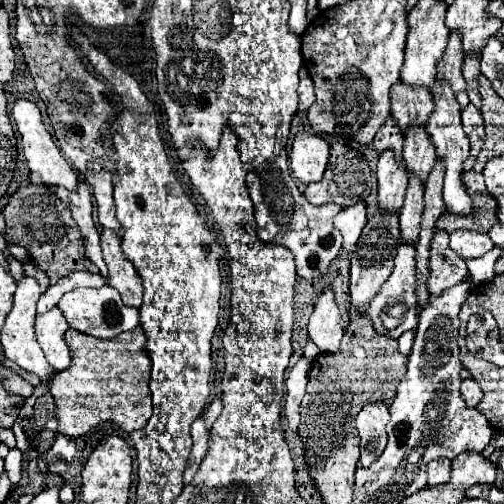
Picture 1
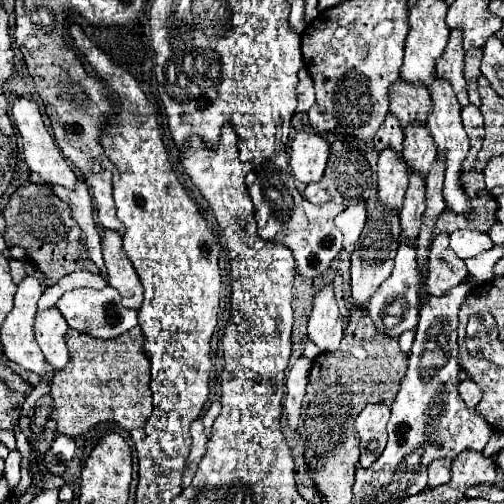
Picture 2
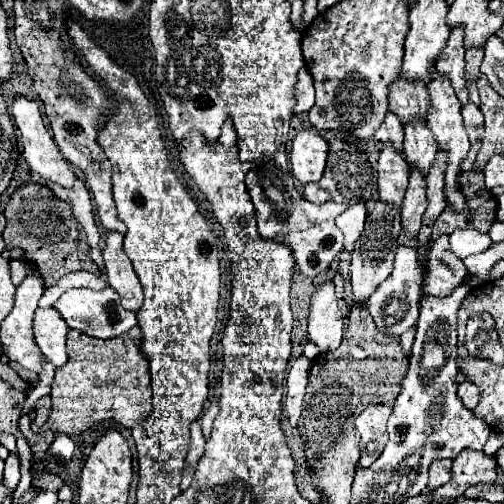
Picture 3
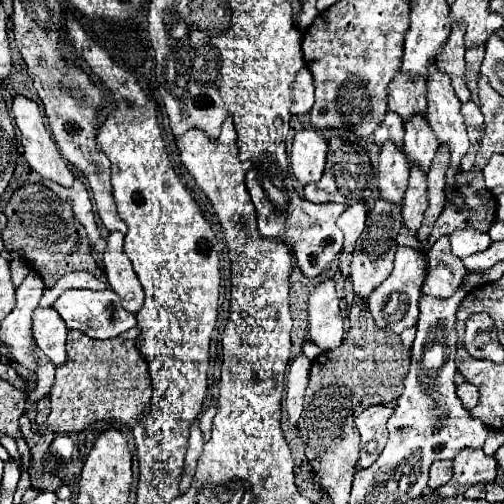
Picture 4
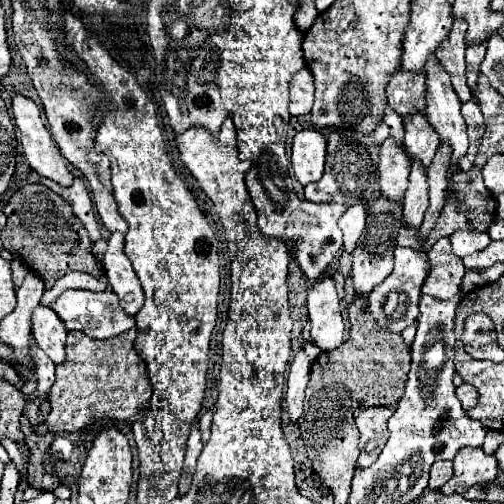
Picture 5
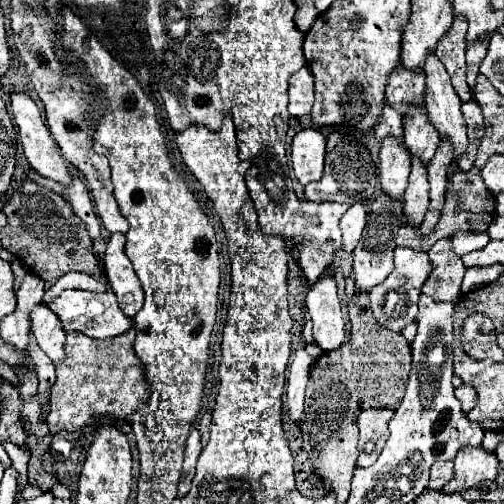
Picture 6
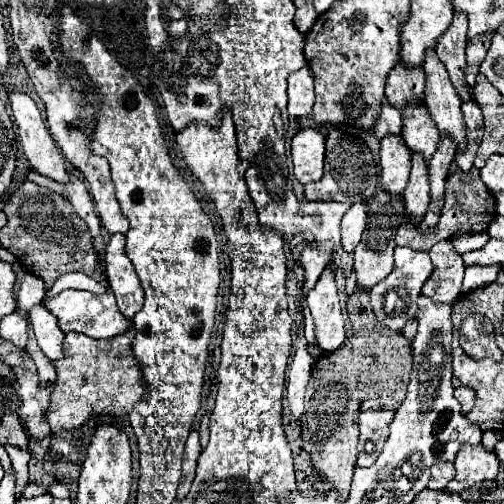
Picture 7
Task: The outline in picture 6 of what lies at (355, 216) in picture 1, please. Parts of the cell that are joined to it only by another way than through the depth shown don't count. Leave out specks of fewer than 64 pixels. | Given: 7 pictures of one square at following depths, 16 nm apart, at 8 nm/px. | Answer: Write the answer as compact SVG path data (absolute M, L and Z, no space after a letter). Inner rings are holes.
M354 204L346 210L346 214L340 218L340 230L342 230L342 248L346 252L352 252L360 240L360 234L366 226L366 208L364 204Z

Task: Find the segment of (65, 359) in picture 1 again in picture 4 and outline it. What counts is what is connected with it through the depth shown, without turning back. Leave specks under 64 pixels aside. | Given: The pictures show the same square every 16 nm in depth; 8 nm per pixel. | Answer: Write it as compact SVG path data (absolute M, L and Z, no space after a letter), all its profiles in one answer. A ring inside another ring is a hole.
M38 308L34 314L34 338L38 348L48 356L54 366L66 364L66 322L54 308Z

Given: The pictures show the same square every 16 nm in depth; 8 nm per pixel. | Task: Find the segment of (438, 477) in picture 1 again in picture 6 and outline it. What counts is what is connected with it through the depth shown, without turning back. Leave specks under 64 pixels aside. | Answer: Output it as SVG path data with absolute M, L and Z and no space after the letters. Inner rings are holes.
M436 462L436 464L432 464L432 470L430 470L430 484L428 484L428 488L440 490L452 476L454 476L452 462Z

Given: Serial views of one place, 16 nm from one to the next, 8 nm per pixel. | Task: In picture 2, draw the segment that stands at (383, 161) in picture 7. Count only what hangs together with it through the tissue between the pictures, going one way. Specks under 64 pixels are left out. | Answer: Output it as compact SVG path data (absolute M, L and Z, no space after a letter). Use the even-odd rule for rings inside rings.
M390 148L380 152L378 160L378 202L384 208L400 210L402 200L408 188L408 168L404 168L404 160L396 156Z

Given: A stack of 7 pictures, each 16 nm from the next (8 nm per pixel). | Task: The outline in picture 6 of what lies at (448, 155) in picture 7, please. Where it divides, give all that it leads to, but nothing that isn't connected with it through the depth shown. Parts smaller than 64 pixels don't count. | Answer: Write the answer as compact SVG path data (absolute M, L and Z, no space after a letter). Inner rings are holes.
M440 144L436 150L436 156L432 158L432 164L428 166L428 182L430 182L430 206L424 216L424 222L420 224L420 234L428 236L434 224L440 218L442 206L444 206L444 196L446 196L446 184L448 184L448 160L452 160L452 148L448 144Z

